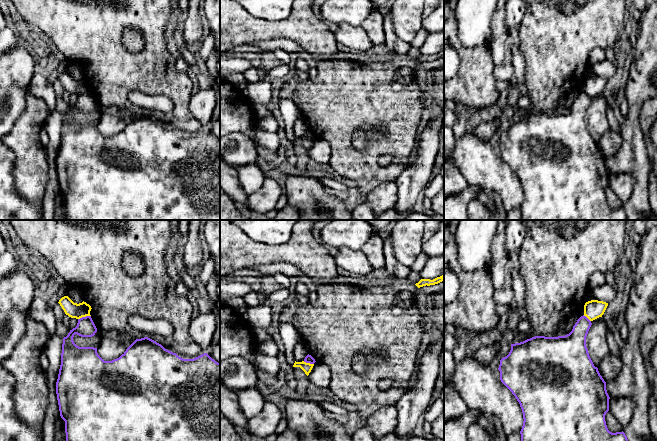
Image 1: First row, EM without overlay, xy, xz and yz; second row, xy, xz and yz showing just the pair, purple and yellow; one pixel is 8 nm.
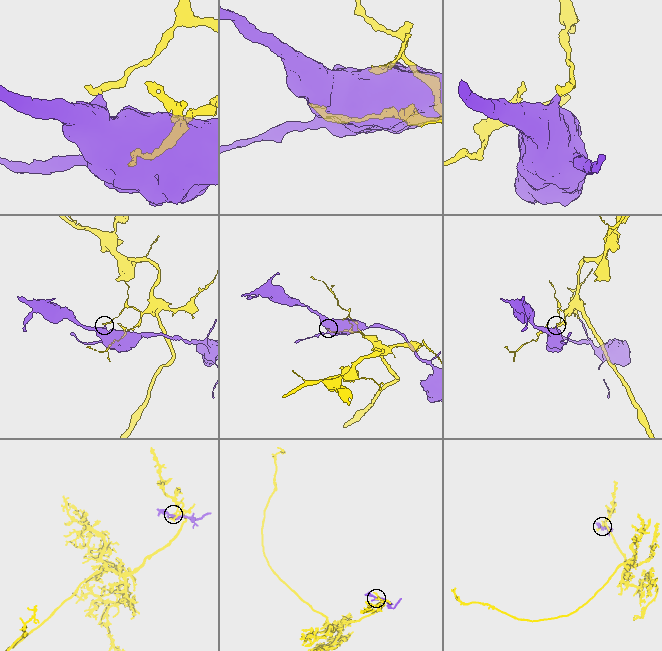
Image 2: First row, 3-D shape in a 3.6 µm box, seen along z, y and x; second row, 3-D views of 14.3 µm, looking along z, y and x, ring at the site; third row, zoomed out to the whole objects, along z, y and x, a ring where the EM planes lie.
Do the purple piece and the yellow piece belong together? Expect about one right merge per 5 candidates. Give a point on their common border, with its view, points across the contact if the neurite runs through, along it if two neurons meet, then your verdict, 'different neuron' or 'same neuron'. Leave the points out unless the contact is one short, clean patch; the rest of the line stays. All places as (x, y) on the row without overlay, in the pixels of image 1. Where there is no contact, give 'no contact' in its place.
xy (84, 93) | along xy (90, 91), (78, 95) | different neuron

